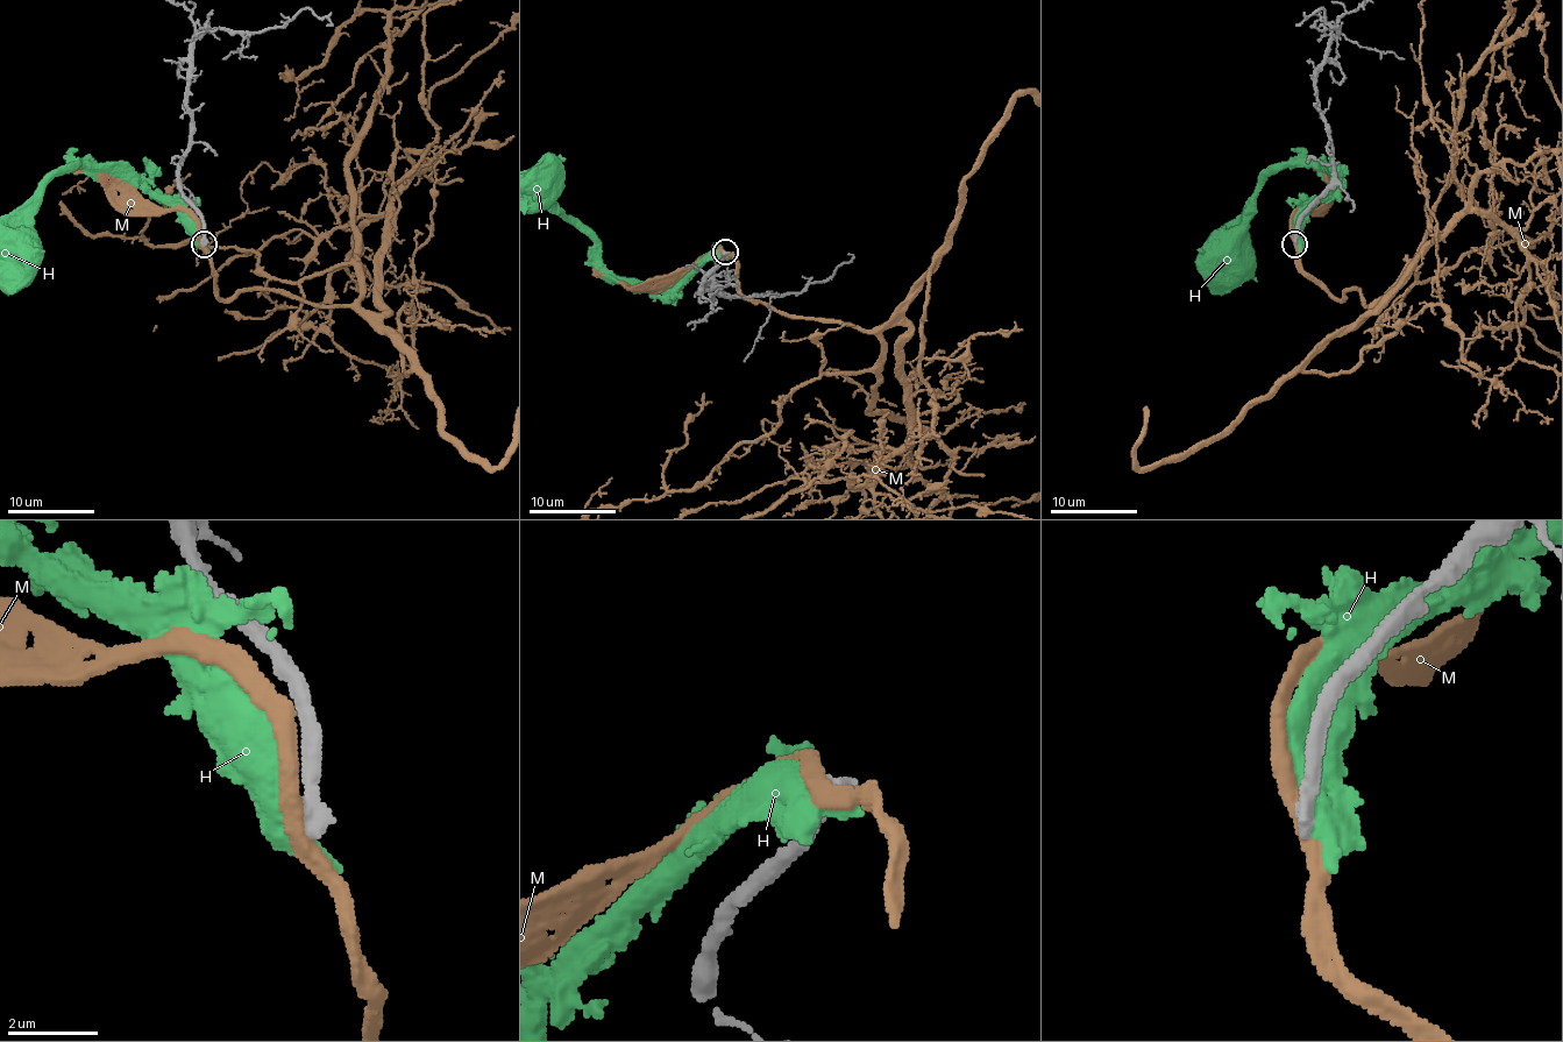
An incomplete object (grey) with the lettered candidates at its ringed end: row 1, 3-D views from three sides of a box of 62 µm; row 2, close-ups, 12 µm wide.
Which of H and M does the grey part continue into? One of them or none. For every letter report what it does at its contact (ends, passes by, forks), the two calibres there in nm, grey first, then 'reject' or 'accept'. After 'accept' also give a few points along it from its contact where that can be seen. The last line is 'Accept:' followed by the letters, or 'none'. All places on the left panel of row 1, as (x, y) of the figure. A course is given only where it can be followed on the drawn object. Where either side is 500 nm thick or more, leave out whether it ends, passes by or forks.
H: calibres 480 and 500 nm; reject
M: it passes by; calibres 440 and 400 nm; reject
Accept: none

